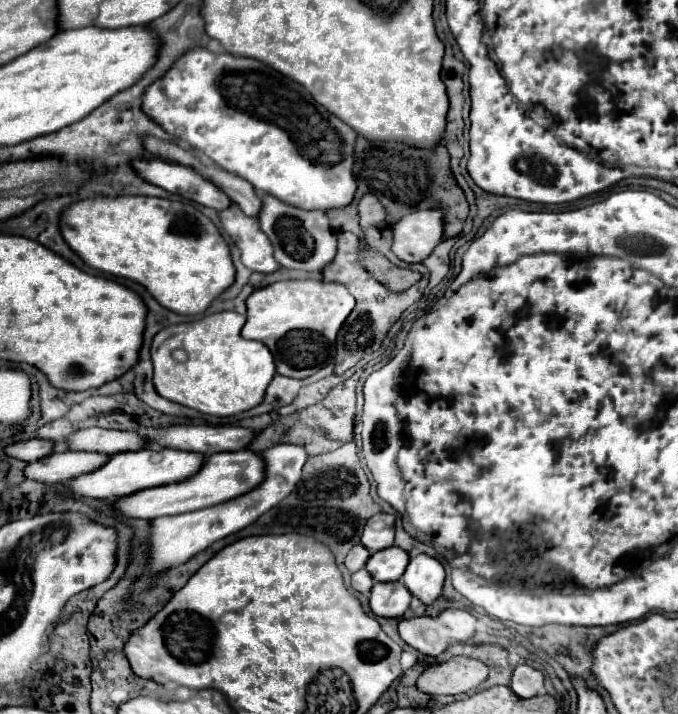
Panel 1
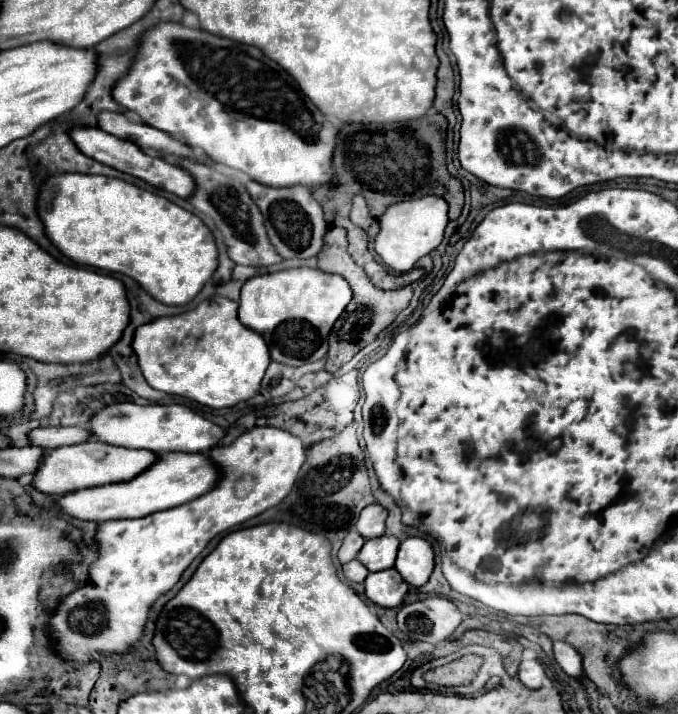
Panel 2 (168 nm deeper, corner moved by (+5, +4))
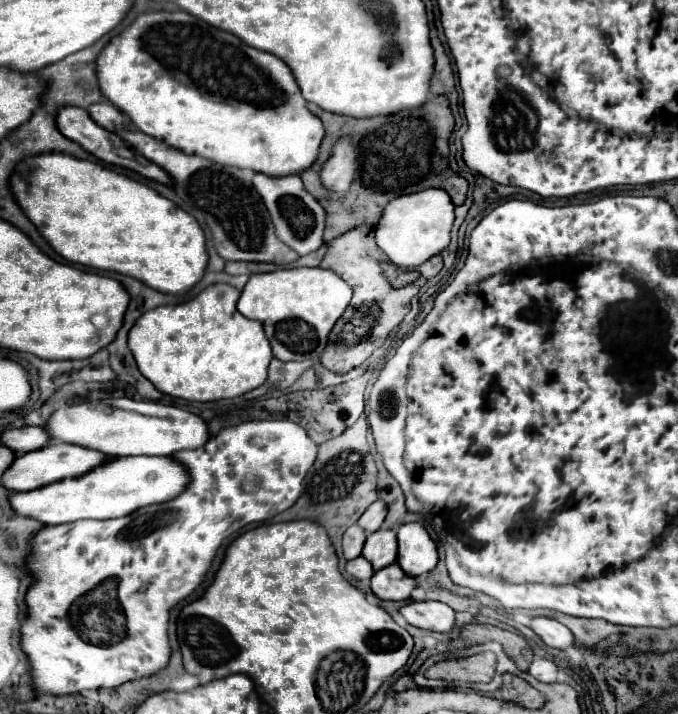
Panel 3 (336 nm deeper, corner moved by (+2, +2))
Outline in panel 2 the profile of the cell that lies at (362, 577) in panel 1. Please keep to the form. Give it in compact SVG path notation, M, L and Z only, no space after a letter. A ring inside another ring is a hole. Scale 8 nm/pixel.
M353 559L353 561L349 561L349 563L343 565L343 575L349 581L353 581L353 583L363 583L365 577L369 575L369 571L367 571L367 567L359 559Z

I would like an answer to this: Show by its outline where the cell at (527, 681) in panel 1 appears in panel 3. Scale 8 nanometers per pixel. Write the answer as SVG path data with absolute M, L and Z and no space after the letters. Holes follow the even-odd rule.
M534 659L532 665L530 665L530 669L528 669L528 673L534 679L542 681L542 683L556 683L558 667L552 661L548 661L548 659Z

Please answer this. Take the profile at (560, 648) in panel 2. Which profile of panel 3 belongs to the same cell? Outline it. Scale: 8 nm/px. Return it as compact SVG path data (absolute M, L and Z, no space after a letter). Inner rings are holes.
M534 617L530 621L530 627L534 629L534 633L548 645L554 649L568 649L574 647L574 637L572 633L558 621L554 619L546 619L546 617Z

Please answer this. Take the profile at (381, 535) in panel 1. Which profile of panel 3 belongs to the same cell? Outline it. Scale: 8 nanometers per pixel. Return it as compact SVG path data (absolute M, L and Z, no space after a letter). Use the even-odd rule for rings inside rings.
M374 501L374 503L362 513L362 517L358 519L358 525L360 525L366 533L374 533L374 531L378 531L378 529L382 527L382 523L384 523L384 519L386 519L386 513L388 513L388 509L386 509L384 501Z

